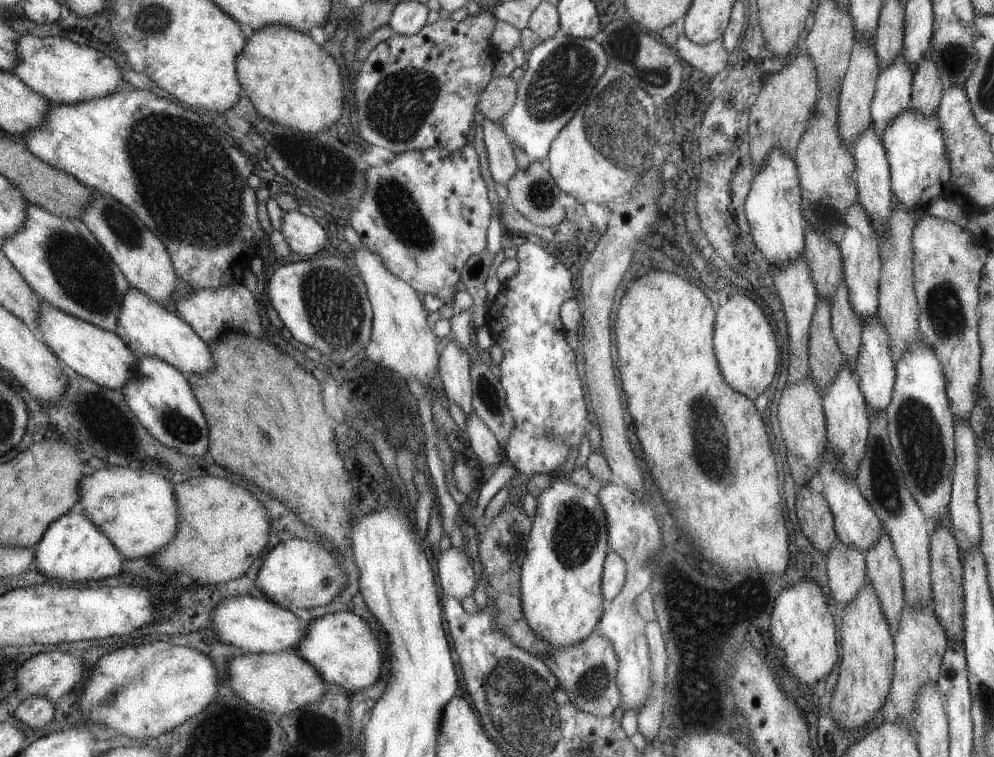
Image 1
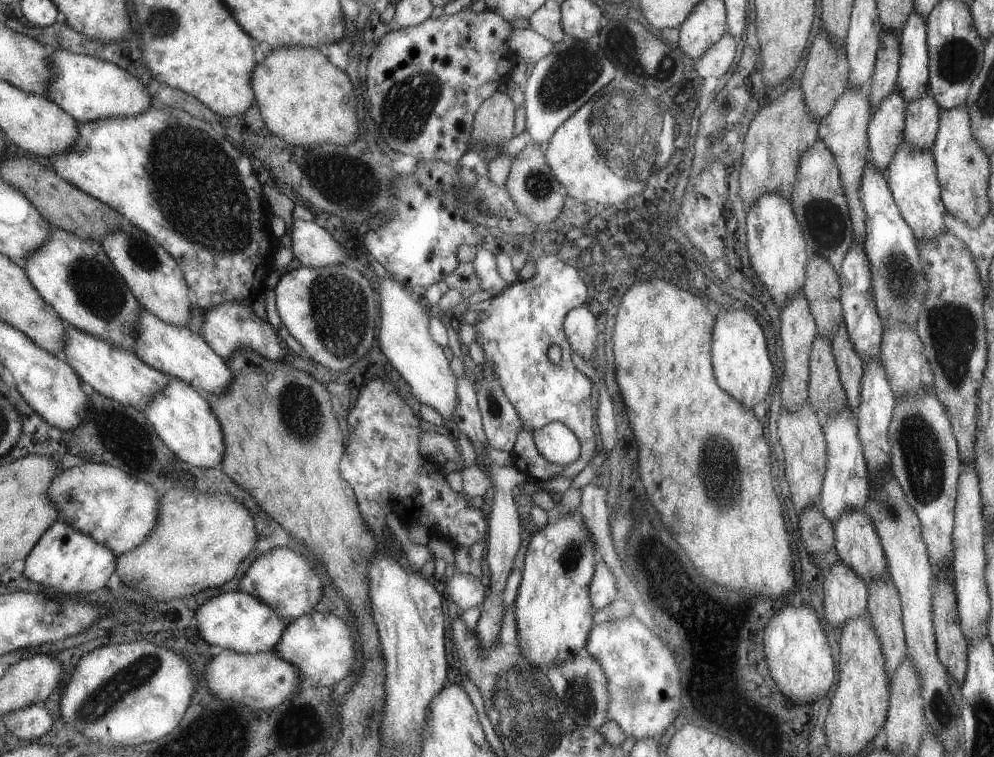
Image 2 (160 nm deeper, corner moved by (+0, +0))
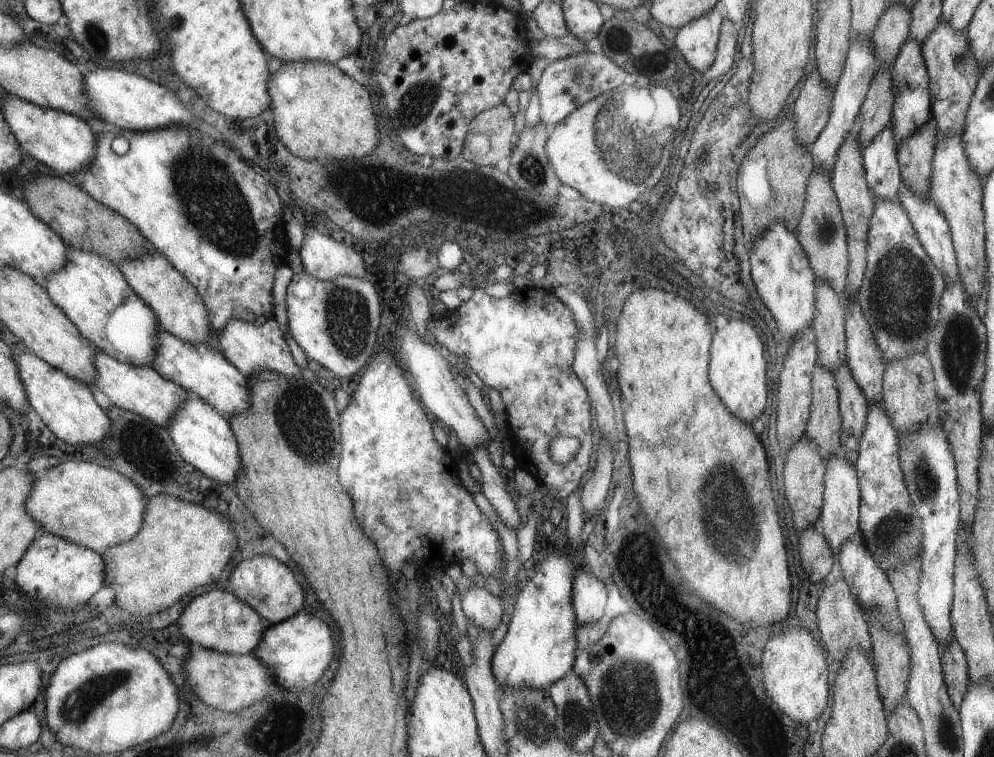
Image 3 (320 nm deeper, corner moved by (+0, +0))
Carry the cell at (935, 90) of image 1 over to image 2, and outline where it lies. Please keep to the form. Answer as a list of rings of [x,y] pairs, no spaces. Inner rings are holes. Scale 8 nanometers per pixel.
[[[925,90],[920,98],[911,100],[904,115],[903,141],[917,146],[917,150],[932,148],[939,129],[940,110],[929,90]]]

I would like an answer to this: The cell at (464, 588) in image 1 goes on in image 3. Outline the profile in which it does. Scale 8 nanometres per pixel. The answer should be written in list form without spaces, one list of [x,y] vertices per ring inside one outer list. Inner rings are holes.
[[[470,586],[461,598],[460,606],[468,622],[481,631],[492,631],[503,619],[502,597],[490,594],[483,587]]]

